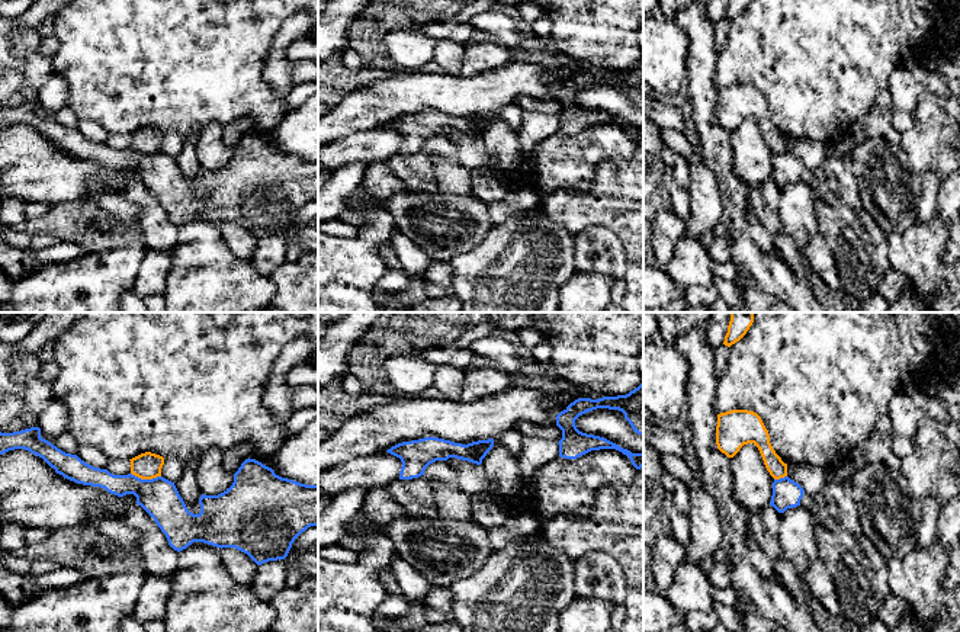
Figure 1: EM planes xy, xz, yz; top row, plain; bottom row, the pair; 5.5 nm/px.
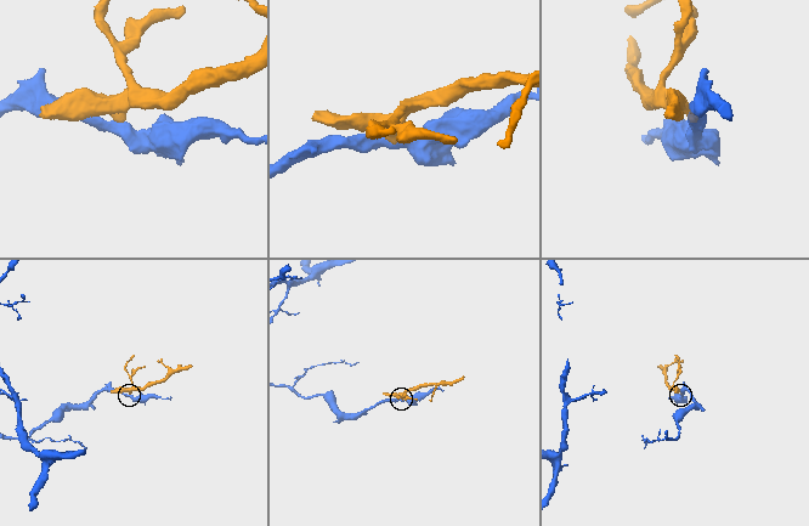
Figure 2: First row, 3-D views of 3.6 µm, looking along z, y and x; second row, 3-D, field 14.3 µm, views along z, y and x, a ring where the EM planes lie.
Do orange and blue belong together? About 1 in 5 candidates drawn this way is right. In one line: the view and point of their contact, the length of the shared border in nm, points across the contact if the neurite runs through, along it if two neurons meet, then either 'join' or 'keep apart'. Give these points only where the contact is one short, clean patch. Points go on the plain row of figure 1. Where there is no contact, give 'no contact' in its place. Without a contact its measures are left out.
contact xy (145, 153); length 170 nm; border xy (131, 147), (141, 153), (160, 151); keep apart

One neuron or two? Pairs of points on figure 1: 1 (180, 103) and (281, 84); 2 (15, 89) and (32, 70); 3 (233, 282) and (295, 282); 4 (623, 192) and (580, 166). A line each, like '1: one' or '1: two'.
1: two
2: one
3: two
4: two

